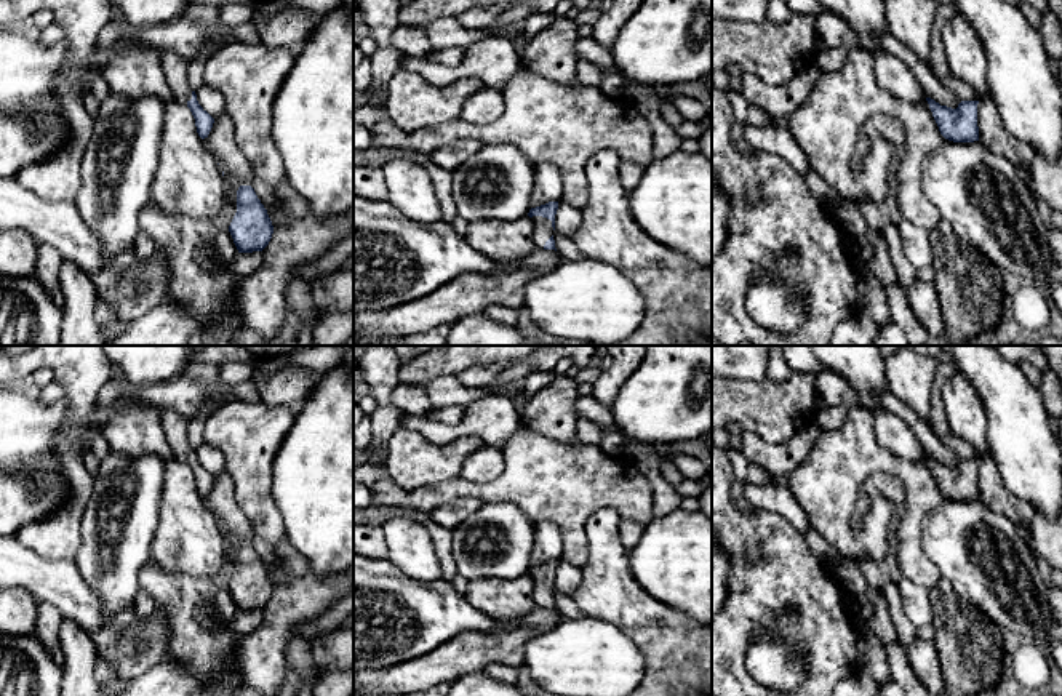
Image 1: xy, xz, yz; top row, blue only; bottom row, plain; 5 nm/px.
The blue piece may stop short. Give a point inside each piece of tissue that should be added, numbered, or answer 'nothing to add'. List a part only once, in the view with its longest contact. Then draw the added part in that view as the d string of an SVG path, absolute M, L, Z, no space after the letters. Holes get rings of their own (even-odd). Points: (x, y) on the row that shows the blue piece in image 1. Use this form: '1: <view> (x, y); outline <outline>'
1: xz (542, 231); outline M533 216L533 240L536 246L544 248L545 242L553 235L552 221L542 216Z

